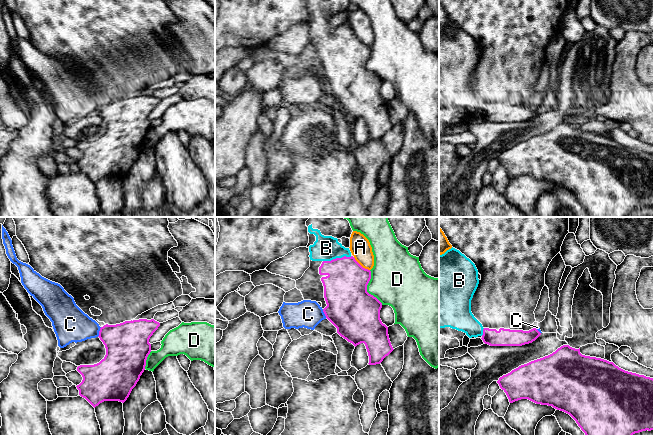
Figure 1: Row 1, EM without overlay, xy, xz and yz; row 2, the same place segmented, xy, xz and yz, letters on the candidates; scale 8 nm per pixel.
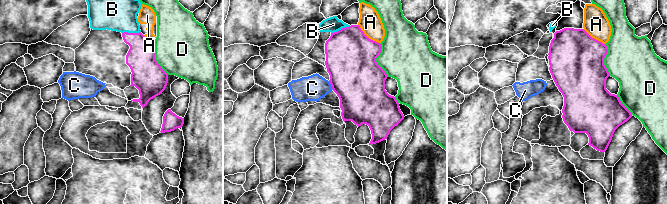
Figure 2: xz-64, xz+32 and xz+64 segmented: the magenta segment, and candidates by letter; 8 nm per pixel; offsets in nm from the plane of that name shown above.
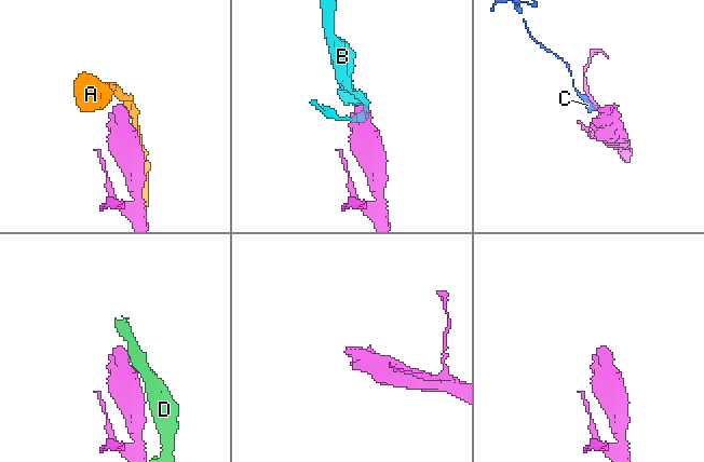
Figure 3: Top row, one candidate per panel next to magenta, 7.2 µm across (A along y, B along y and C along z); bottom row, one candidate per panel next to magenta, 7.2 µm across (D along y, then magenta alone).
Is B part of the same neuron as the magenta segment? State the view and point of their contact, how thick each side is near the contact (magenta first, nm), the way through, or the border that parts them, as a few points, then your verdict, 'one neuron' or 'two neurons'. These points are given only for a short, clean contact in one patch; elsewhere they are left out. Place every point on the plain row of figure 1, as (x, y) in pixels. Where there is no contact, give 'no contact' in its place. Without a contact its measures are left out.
meets magenta in xz at (337, 34); 360 nm thick on the magenta side, 200 nm on the other; runs through xz (345, 64), (345, 50), (337, 34), (326, 24); one neuron

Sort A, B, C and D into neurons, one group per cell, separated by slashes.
A / B / C / D

